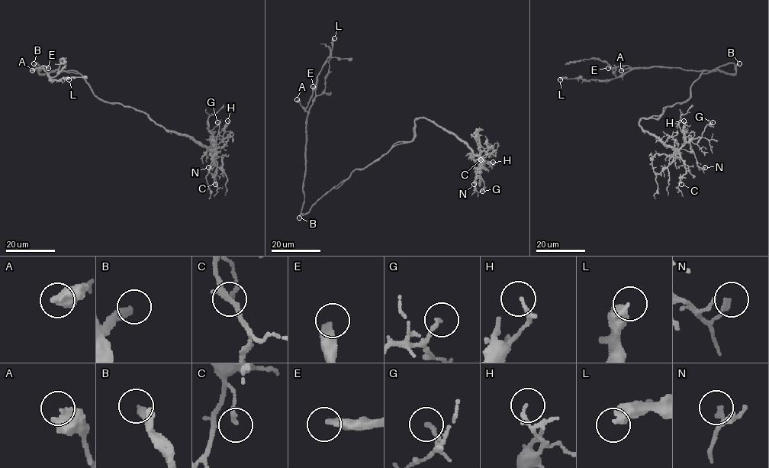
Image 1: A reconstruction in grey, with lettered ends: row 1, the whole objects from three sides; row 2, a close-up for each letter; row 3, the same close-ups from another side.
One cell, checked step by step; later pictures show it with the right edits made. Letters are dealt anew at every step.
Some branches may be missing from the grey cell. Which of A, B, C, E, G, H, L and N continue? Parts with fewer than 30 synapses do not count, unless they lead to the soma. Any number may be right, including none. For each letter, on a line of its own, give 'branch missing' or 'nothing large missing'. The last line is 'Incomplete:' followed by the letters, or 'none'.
A: nothing large missing
B: branch missing
C: nothing large missing
E: branch missing
G: nothing large missing
H: nothing large missing
L: nothing large missing
N: nothing large missing
Incomplete: B, E

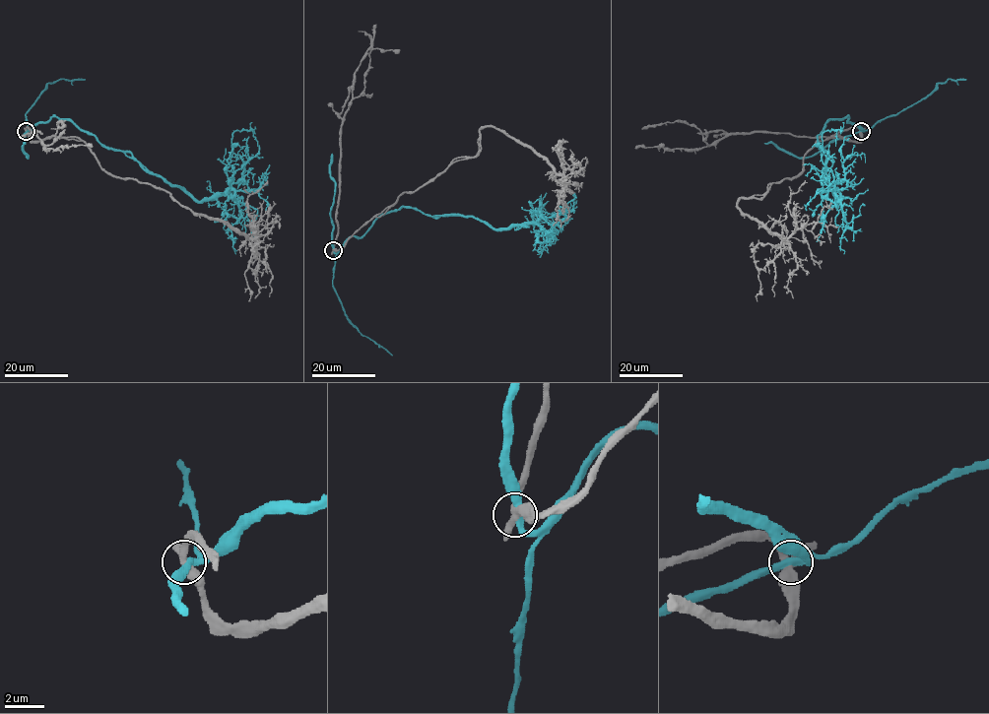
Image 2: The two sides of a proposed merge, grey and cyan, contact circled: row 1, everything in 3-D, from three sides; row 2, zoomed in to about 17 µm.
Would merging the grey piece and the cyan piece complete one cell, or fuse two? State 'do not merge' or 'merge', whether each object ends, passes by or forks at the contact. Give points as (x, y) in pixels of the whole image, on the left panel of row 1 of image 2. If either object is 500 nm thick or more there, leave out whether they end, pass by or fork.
do not merge; grey forks there; cyan passes by

